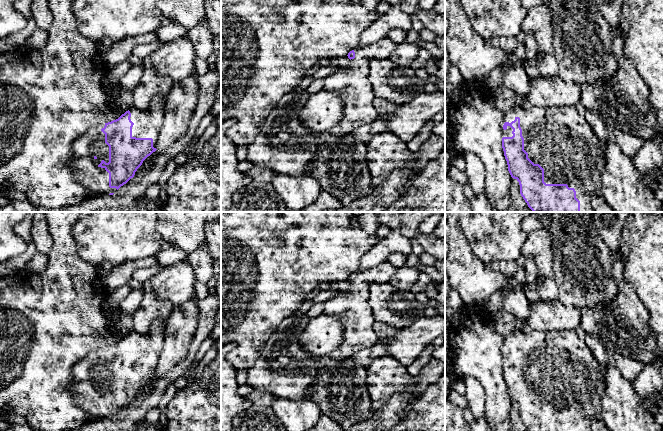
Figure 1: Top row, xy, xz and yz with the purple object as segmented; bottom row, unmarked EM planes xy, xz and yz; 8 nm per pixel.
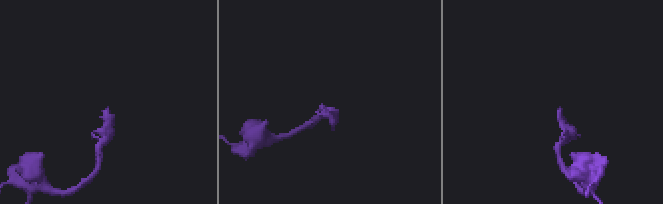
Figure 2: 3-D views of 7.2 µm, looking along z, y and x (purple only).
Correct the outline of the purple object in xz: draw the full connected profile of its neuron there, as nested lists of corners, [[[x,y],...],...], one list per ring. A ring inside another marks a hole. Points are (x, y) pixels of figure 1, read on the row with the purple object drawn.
[[[386,37],[371,45],[362,48],[356,47],[348,53],[347,56],[351,61],[346,67],[335,68],[332,74],[324,78],[323,90],[334,91],[343,96],[344,107],[342,120],[336,126],[320,133],[317,153],[306,167],[304,176],[311,175],[313,160],[319,155],[327,143],[331,143],[336,137],[351,133],[357,127],[371,123],[378,117],[377,110],[373,106],[374,93],[368,77],[368,60],[371,58],[387,59],[398,45]]]

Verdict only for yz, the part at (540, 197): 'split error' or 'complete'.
split error

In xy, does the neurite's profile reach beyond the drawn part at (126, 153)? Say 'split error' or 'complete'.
split error

